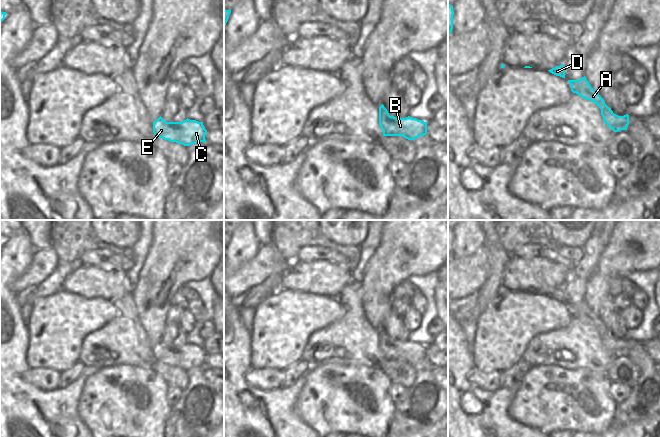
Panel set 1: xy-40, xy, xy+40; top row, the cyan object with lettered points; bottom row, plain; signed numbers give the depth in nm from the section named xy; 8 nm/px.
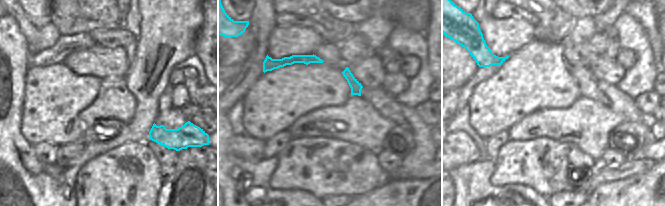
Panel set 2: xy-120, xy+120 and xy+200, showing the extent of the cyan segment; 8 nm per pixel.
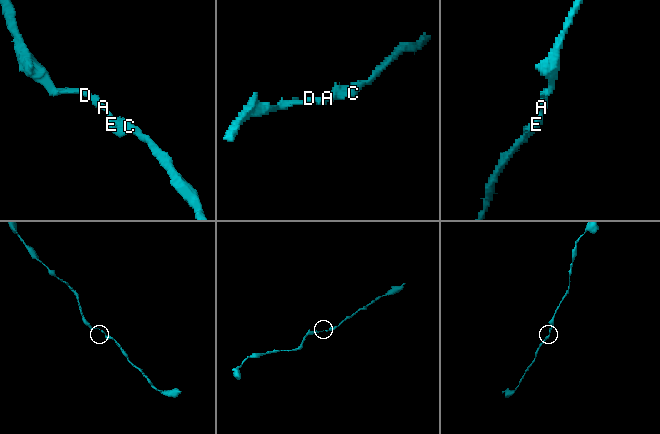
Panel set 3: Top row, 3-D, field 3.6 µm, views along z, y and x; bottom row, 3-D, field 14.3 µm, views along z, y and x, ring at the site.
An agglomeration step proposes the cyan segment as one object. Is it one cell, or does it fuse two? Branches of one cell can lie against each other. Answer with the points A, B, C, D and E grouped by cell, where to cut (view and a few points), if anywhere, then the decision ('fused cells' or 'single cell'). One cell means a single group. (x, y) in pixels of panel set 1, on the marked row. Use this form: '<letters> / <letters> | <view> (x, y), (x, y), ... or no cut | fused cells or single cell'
A B C D E | no cut | single cell

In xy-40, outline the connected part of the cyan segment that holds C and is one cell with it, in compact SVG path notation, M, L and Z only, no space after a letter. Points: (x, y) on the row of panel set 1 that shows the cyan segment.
M161 116L153 122L155 138L162 138L170 142L176 142L184 146L190 146L198 142L207 142L203 122L186 119L182 122L166 122Z

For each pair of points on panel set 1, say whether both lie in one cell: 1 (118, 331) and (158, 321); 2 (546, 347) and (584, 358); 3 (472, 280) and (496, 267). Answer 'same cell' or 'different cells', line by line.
1: different cells
2: same cell
3: different cells

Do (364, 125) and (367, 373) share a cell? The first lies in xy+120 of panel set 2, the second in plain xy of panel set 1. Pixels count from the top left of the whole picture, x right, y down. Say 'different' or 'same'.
different

